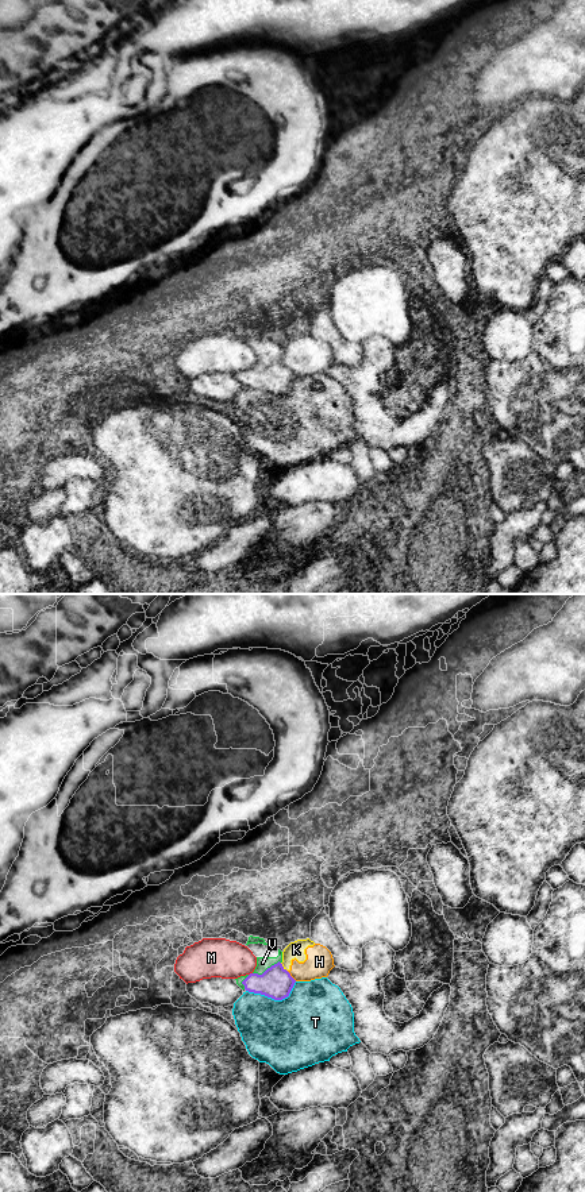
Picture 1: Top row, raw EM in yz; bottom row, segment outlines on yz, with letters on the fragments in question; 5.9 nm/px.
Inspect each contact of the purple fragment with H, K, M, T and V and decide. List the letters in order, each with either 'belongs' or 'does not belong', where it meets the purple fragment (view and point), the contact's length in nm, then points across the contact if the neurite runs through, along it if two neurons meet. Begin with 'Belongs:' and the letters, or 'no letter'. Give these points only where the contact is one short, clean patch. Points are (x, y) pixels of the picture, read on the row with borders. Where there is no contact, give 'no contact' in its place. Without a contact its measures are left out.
Belongs: V
H: does not belong; meets purple in yz at (291, 976); contact 90 nm long
K: does not belong; meets purple in yz at (283, 967); contact 70 nm long; border along yz (280, 963), (287, 971)
M: does not belong; meets purple in yz at (250, 973); contact 30 nm long; border along yz (251, 972), (249, 975)
T: does not belong; meets purple in yz at (273, 998); contact 300 nm long
V: belongs; meets purple in yz at (268, 968); contact 180 nm long; runs through yz (276, 983), (269, 976), (268, 968), (262, 963)

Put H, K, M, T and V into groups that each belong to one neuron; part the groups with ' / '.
H K / M / T / V

